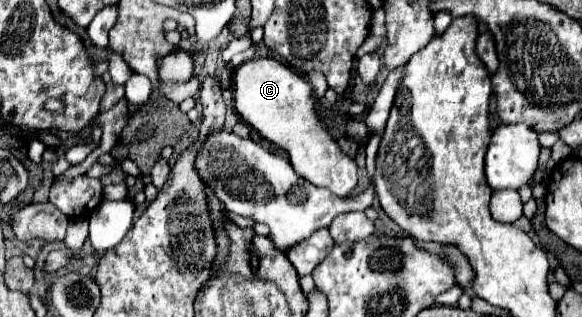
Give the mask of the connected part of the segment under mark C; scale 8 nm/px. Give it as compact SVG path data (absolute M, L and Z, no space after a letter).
M253 58L233 74L235 110L263 138L285 148L291 166L315 186L325 186L333 194L345 198L357 186L357 164L327 134L315 114L315 98L311 84L273 58Z

